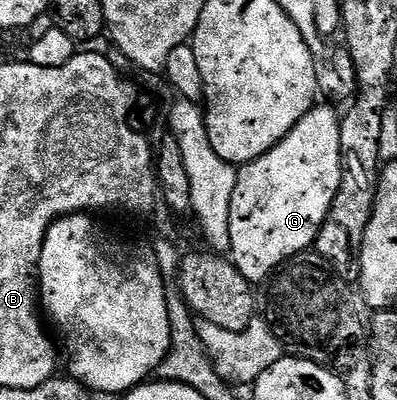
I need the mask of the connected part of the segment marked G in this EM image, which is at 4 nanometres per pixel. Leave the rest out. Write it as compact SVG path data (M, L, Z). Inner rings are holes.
M317 105L273 149L252 163L238 168L237 185L233 189L233 205L229 209L230 262L252 285L262 284L275 270L295 255L304 254L314 244L317 233L333 205L333 197L341 185L343 154L341 153L341 115L331 107Z

